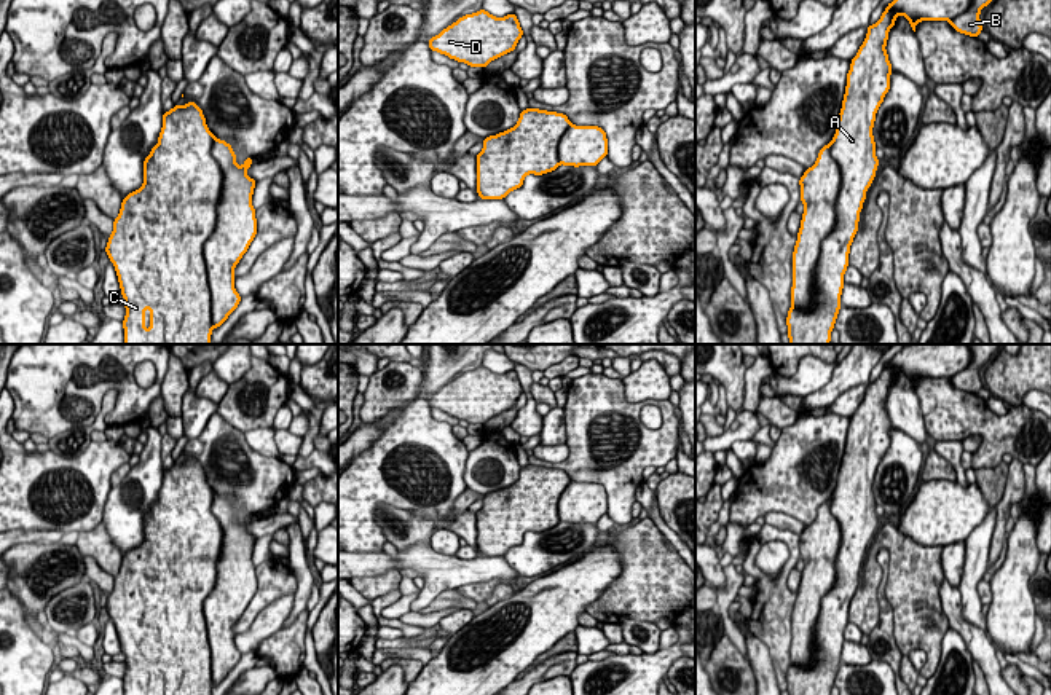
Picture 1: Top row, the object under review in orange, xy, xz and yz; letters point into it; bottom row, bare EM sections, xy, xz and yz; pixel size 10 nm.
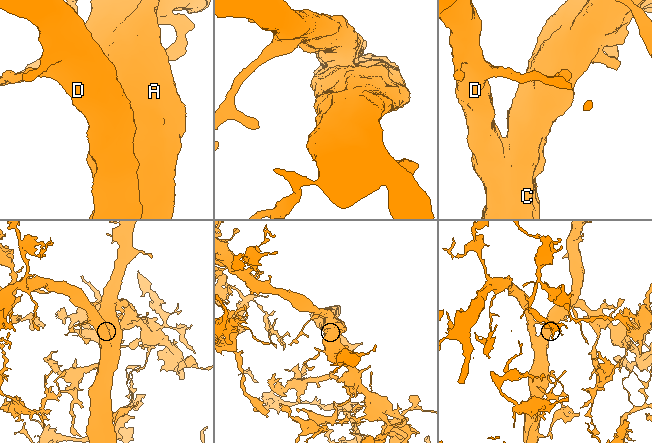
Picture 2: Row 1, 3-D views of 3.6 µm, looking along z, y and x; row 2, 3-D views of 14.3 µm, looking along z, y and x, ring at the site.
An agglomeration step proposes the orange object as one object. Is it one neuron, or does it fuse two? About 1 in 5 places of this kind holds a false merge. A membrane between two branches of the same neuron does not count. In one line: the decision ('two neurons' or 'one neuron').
one neuron

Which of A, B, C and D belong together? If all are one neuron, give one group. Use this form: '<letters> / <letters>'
A B C D

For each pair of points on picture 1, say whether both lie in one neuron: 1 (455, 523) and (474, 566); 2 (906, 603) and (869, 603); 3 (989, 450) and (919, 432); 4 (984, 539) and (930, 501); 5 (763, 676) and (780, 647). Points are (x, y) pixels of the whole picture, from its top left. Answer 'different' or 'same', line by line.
1: different
2: same
3: different
4: different
5: different

